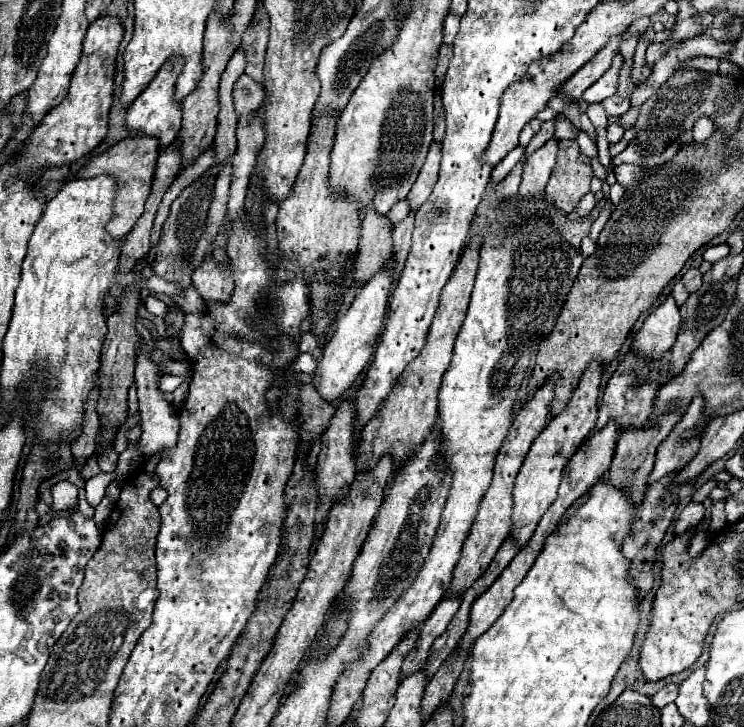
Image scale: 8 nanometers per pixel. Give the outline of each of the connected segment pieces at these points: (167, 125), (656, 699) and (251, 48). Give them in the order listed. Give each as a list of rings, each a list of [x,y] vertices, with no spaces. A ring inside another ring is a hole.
[[[176,56],[176,58],[170,58],[162,68],[160,72],[154,76],[154,80],[148,84],[148,88],[130,104],[128,108],[128,114],[126,114],[126,126],[130,130],[130,134],[134,132],[144,132],[148,136],[156,136],[160,140],[160,148],[172,144],[182,128],[182,104],[176,102],[176,80],[178,80],[178,74],[182,72],[184,68],[184,58],[182,56]]]
[[[666,684],[664,688],[660,688],[654,696],[652,696],[652,704],[656,708],[664,708],[666,704],[674,702],[678,696],[678,684]]]
[[[258,10],[256,18],[260,20],[252,30],[246,30],[242,36],[242,48],[246,52],[246,74],[254,78],[258,84],[264,86],[264,54],[266,54],[266,42],[268,42],[268,14],[266,10]]]

